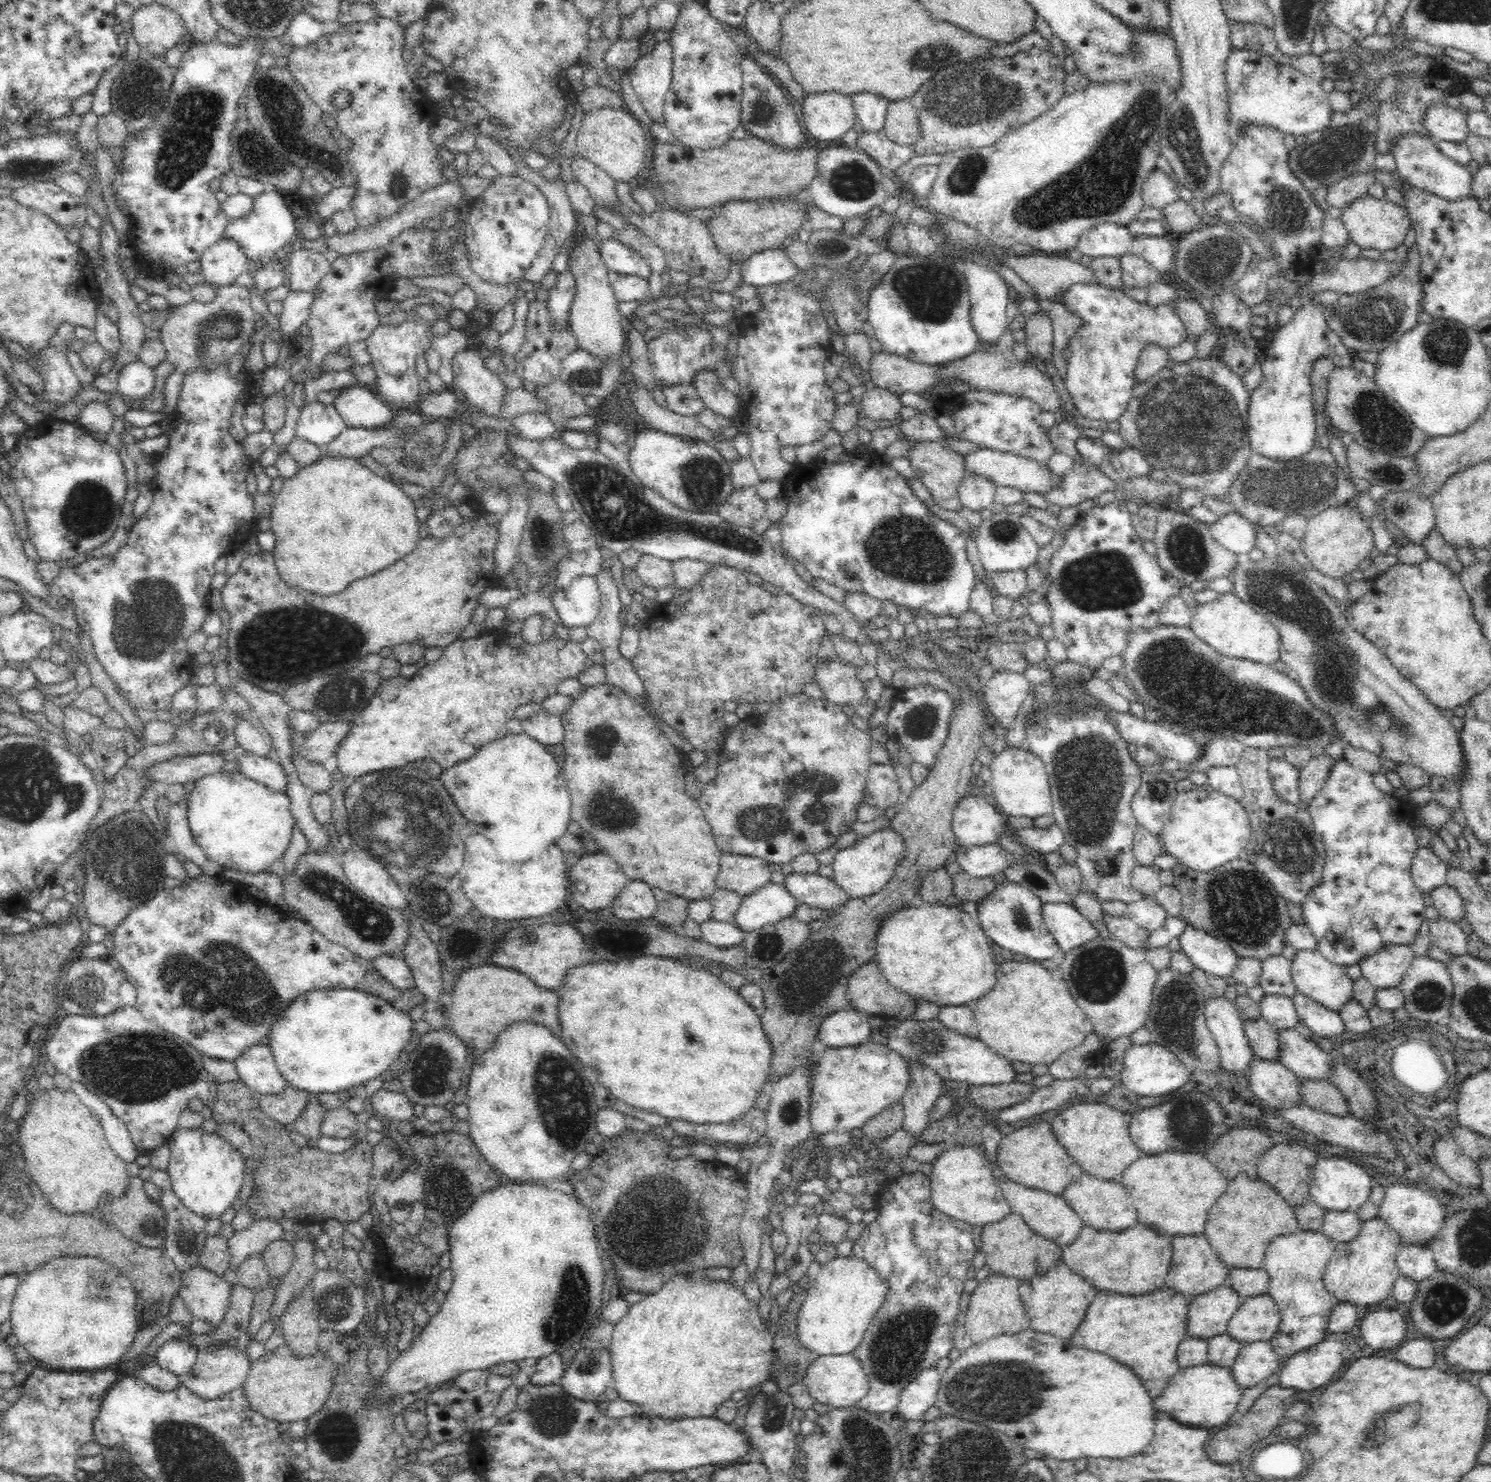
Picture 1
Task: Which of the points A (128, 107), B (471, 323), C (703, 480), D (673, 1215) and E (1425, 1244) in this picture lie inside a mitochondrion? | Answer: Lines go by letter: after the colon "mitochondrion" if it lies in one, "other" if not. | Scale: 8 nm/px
A: mitochondrion
B: other
C: mitochondrion
D: mitochondrion
E: other

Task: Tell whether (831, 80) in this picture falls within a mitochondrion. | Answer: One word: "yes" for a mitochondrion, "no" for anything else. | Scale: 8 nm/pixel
no

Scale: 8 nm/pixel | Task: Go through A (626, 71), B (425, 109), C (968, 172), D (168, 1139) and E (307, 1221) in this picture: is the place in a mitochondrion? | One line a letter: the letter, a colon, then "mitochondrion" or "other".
A: other
B: other
C: mitochondrion
D: other
E: other

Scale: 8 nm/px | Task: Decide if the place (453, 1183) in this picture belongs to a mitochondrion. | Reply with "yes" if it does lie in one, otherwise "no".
yes

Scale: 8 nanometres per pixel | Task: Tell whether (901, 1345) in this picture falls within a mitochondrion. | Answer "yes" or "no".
yes

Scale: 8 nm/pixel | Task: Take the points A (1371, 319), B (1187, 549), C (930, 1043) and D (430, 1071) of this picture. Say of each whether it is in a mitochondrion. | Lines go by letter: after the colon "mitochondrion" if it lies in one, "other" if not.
A: mitochondrion
B: mitochondrion
C: mitochondrion
D: mitochondrion

